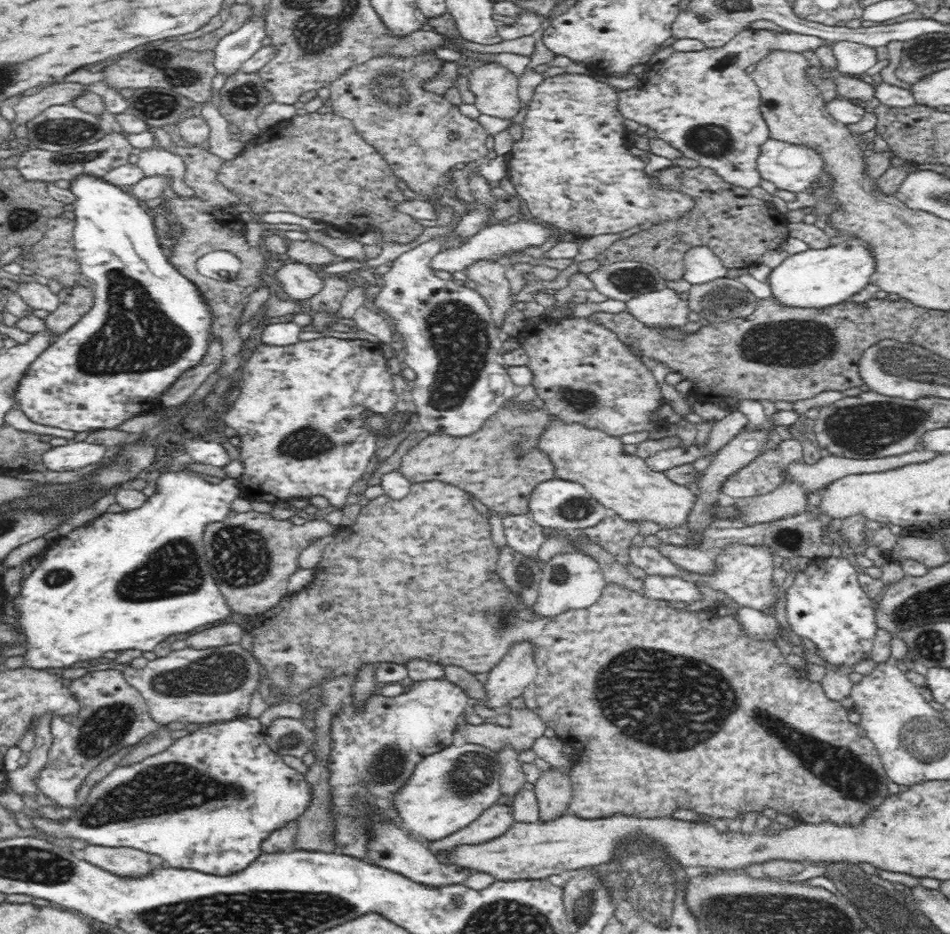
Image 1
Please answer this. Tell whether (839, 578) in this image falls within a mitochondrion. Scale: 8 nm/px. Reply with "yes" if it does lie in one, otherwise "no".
no

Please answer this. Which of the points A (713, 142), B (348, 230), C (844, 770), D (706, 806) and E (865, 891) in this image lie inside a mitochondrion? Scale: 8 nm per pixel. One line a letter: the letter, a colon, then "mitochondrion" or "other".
A: mitochondrion
B: other
C: mitochondrion
D: other
E: mitochondrion

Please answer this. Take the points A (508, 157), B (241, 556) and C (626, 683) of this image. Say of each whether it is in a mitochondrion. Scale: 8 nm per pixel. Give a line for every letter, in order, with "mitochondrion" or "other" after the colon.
A: other
B: mitochondrion
C: mitochondrion

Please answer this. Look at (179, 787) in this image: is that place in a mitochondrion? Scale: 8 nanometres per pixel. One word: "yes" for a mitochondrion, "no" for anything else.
yes

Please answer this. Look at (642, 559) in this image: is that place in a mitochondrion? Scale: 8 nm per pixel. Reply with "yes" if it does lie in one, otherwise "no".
no

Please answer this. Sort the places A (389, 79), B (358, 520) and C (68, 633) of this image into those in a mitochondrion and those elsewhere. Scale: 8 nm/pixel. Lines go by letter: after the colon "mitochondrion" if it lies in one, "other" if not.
A: mitochondrion
B: other
C: other

